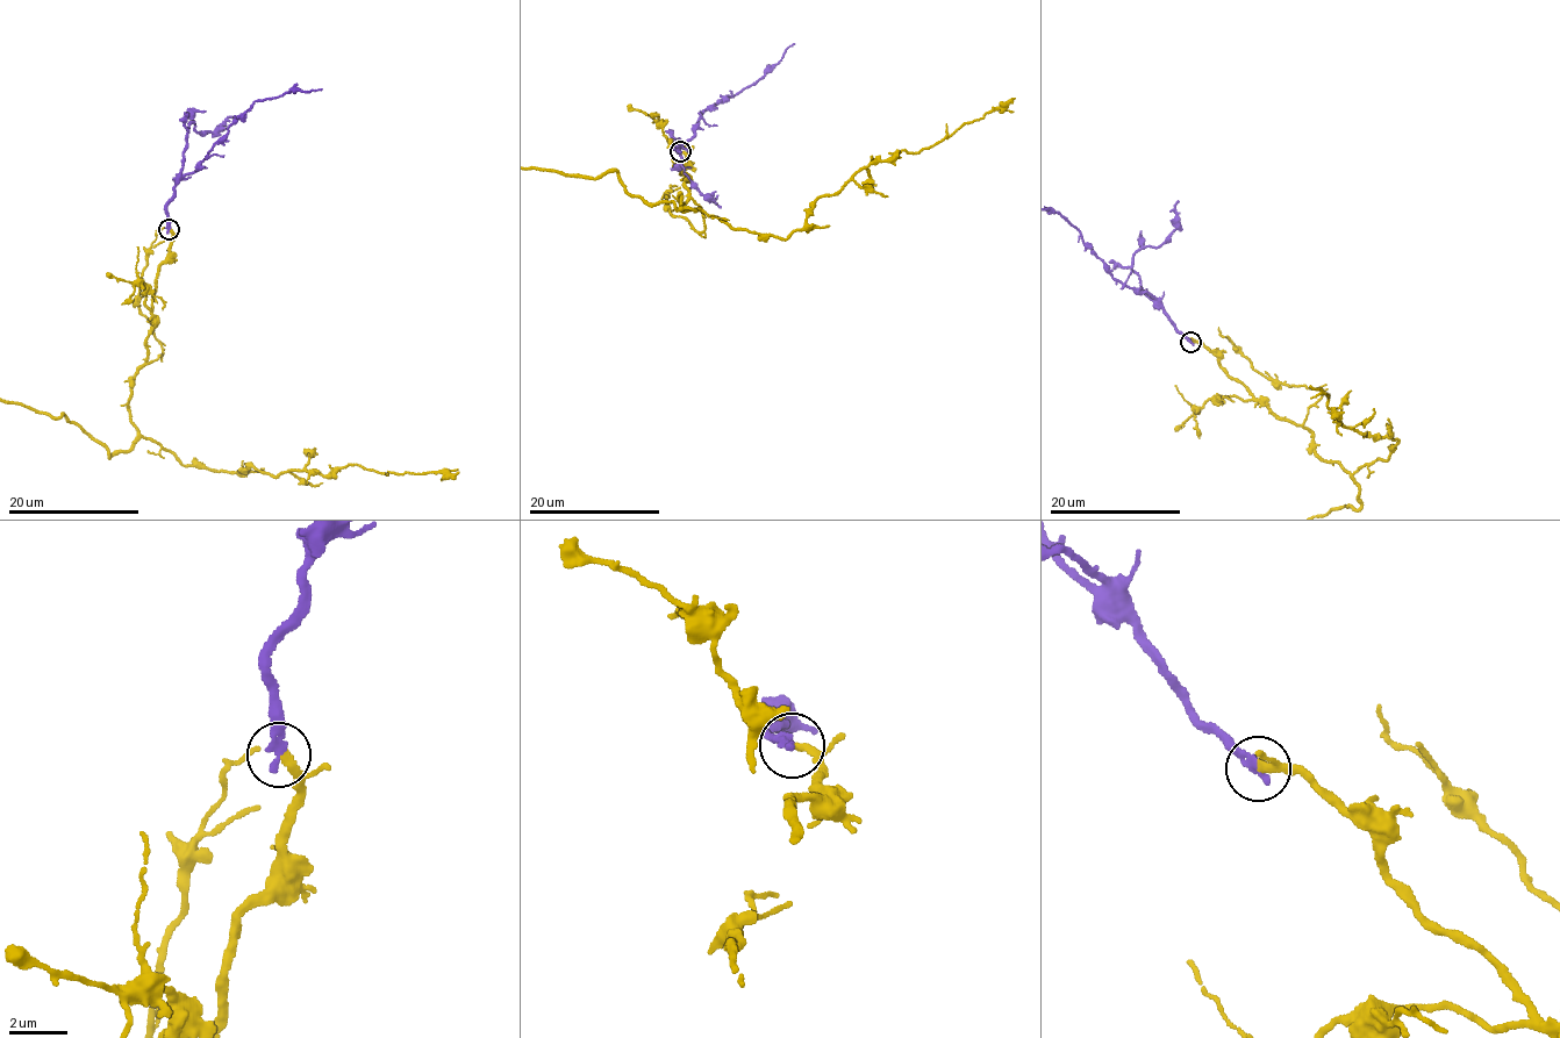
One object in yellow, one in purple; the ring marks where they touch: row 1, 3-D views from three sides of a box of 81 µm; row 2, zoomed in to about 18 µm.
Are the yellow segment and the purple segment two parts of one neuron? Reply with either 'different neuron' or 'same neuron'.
same neuron

